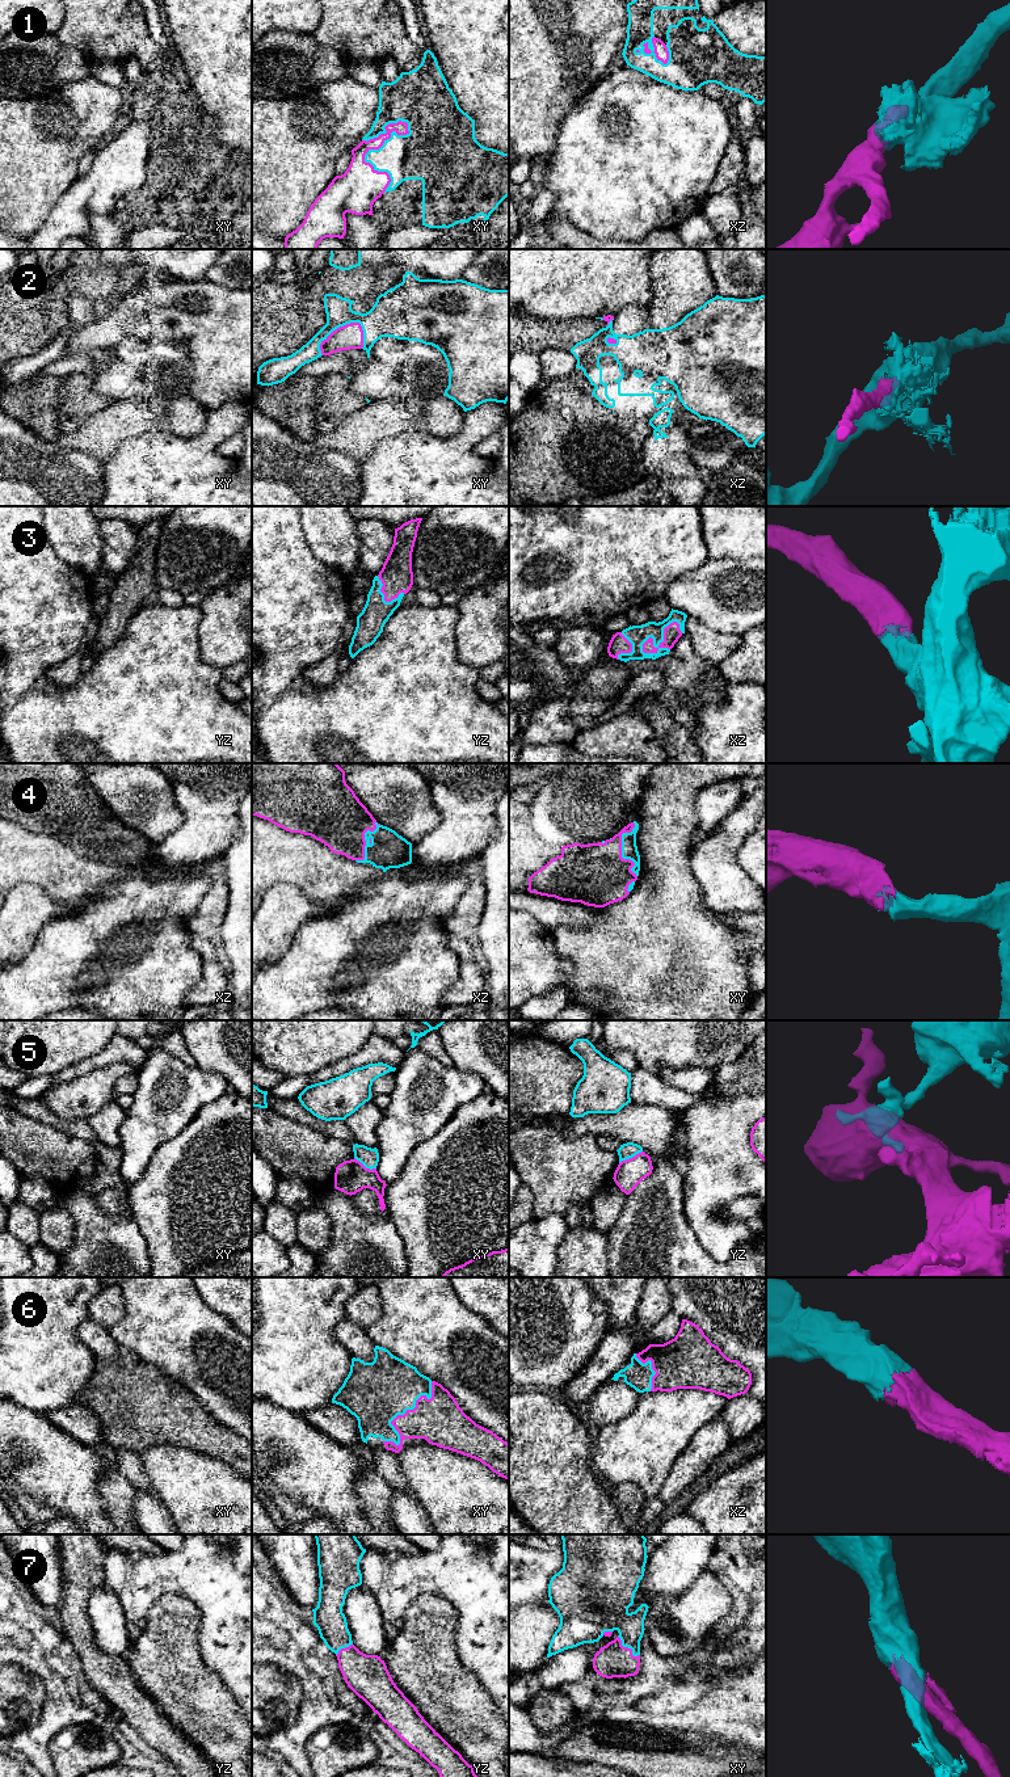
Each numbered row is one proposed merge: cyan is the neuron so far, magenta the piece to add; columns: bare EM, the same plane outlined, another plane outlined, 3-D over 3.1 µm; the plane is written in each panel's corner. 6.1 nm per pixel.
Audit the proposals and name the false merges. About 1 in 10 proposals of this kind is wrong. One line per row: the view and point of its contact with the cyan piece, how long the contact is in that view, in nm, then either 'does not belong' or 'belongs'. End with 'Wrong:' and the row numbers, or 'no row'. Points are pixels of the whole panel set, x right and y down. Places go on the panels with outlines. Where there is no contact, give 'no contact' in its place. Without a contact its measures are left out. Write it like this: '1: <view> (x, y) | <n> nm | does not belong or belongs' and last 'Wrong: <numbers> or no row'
1: xy (370, 150) | 460 nm | belongs
2: xy (336, 328) | 320 nm | belongs
3: xz (663, 639) | 280 nm | belongs
4: xy (622, 850) | 340 nm | belongs
5: yz (630, 1157) | 170 nm | does not belong
6: xy (402, 1414) | 480 nm | belongs
7: xy (627, 1646) | 180 nm | belongs
Wrong: 5

